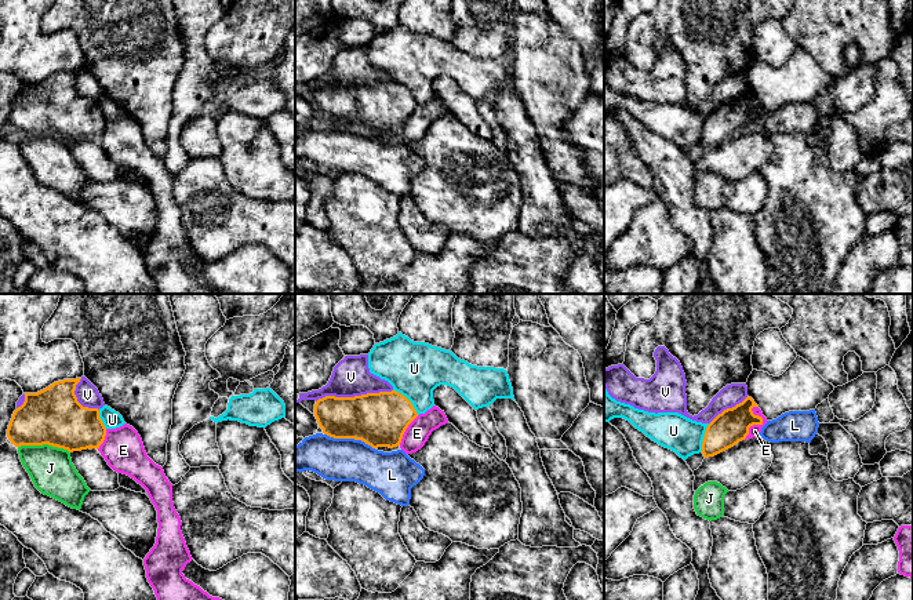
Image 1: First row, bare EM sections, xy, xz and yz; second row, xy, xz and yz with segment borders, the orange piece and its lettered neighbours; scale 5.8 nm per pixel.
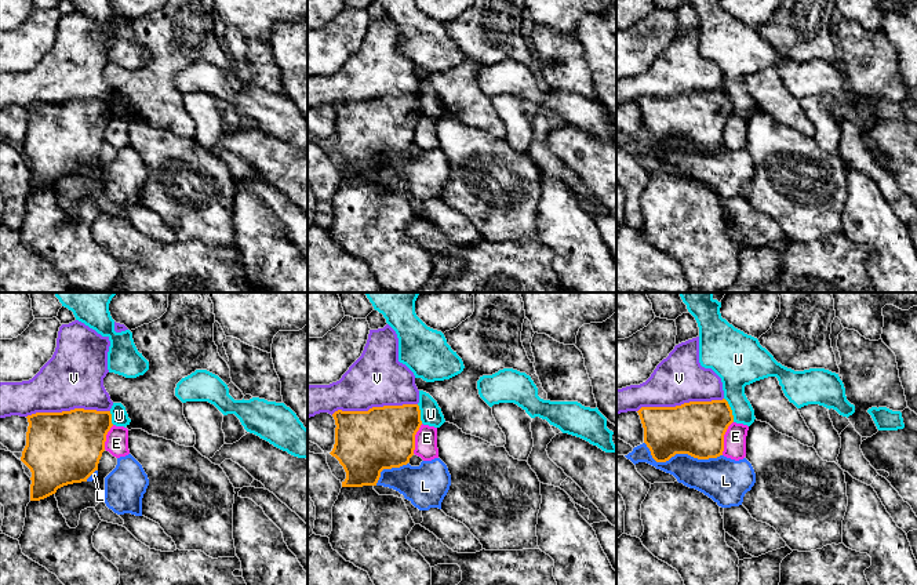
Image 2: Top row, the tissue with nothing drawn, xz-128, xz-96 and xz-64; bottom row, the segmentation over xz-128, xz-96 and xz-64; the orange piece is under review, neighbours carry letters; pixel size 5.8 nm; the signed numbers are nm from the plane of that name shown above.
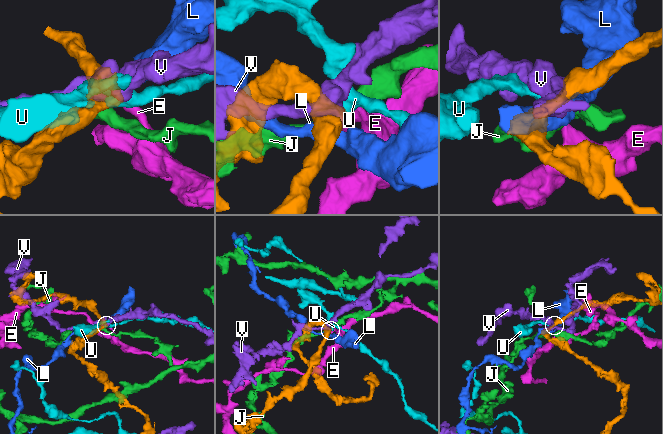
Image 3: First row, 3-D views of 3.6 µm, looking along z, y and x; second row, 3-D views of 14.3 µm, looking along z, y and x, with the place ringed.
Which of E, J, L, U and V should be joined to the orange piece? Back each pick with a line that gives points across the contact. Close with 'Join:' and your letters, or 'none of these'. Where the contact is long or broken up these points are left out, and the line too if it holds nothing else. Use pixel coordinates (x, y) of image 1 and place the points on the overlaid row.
Join: none of these

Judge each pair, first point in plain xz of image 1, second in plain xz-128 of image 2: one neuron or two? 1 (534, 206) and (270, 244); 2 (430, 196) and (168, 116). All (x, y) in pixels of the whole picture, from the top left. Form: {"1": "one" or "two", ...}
{"1": "one", "2": "two"}

